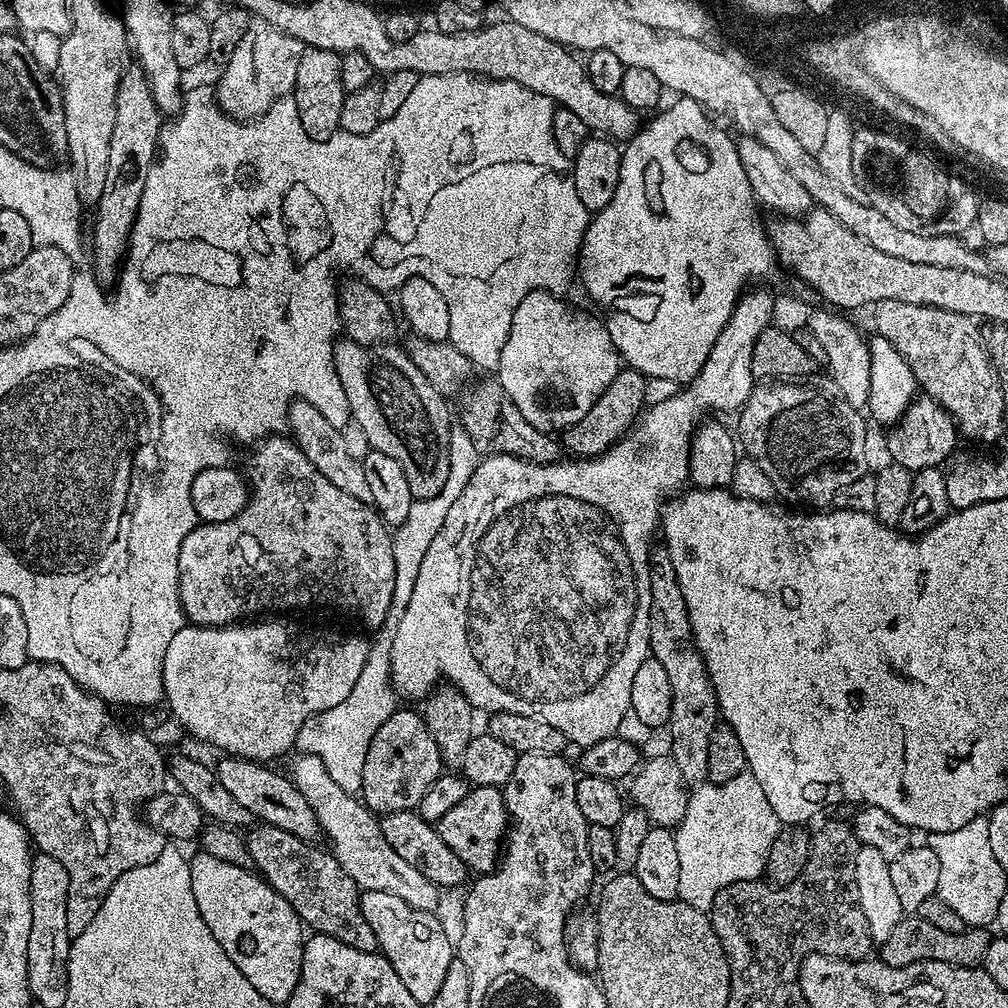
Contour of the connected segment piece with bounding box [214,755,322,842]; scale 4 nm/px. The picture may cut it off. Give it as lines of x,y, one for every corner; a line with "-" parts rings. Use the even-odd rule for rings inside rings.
225,755
224,760
215,761
216,777
222,786
242,805
242,810
250,810
257,821
278,826
278,830
286,830
286,834
294,834
294,838
302,838
309,842
321,839
320,823
302,790
287,775
271,772
269,765
255,760
241,760
238,756

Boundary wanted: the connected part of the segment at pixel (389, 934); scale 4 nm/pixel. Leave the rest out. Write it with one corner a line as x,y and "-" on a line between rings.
382,890
361,891
360,905
362,918
370,922
370,930
374,930
376,946
394,966
394,974
402,978
406,990
422,1006
430,1006
446,979
446,970
450,970
450,962
454,959
454,940
448,937
446,929
440,925
436,912
423,912
397,898
395,894
386,894

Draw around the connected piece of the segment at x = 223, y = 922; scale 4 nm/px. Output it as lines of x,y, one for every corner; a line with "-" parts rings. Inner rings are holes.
201,850
196,854
196,857
193,855
188,861
190,890
194,894
194,902
198,902
198,910
206,926
210,926
210,934
218,938
218,946
226,950
226,958
230,958
230,962
234,962
234,966
242,970
246,982
250,982
250,986
254,986
254,990
258,990
258,994
262,994
262,998
269,1000
273,1006
282,1006
290,998
290,994
294,994
294,986
298,986
302,970
306,928
301,924
299,914
294,906
290,906
290,902
286,902
286,898
282,898
282,894
275,892
267,880
255,871
222,862

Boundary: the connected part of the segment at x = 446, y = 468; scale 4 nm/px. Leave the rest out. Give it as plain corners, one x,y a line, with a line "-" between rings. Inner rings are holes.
347,338
337,339
332,353
334,366
338,370
338,378
342,382
342,390
346,390
346,402
351,419
356,420
362,435
368,439
367,447
373,452
387,454
400,463
406,470
406,482
410,482
410,494
413,500
434,498
446,486
446,478
450,478
450,436
454,420
448,417
449,401
440,395
434,386
414,366
403,347
395,348
396,344
382,343
375,347
364,347
358,342

